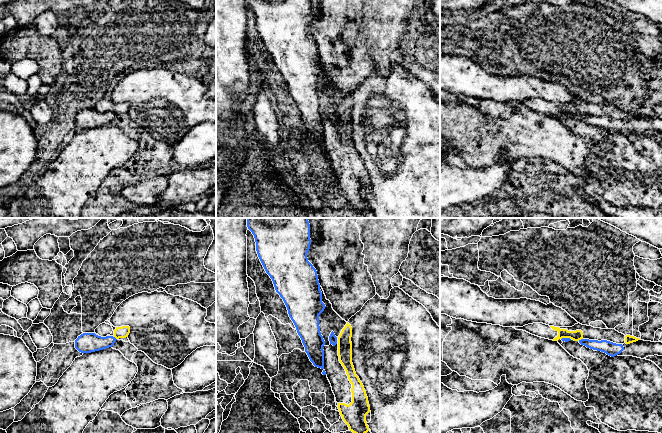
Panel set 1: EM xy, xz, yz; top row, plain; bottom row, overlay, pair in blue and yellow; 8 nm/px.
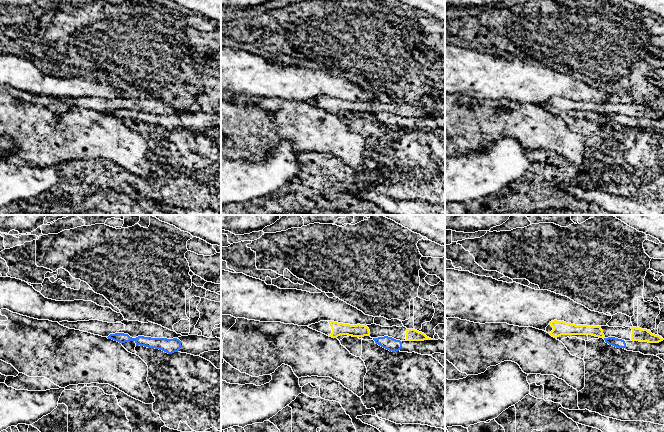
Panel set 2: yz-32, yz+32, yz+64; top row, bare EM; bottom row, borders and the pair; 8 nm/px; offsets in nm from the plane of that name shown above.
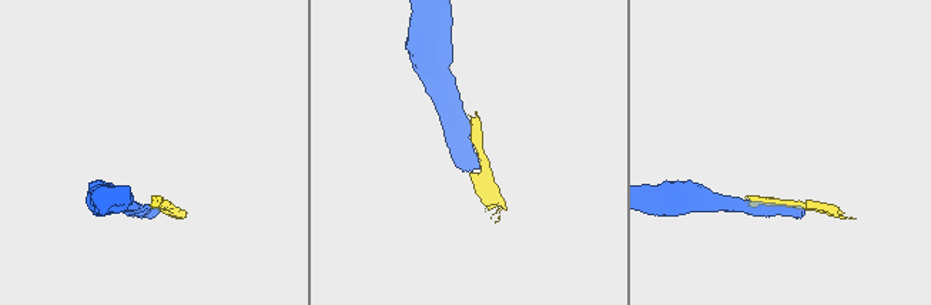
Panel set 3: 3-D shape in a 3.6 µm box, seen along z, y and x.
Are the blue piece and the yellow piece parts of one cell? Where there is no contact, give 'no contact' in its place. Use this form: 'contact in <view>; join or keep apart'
contact in yz; keep apart

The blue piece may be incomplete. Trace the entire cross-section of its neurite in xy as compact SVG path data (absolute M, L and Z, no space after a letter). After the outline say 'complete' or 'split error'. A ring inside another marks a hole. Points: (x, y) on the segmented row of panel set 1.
M83 333L75 340L75 348L81 353L91 353L112 347L117 339L113 336L101 337L95 333Z; complete

